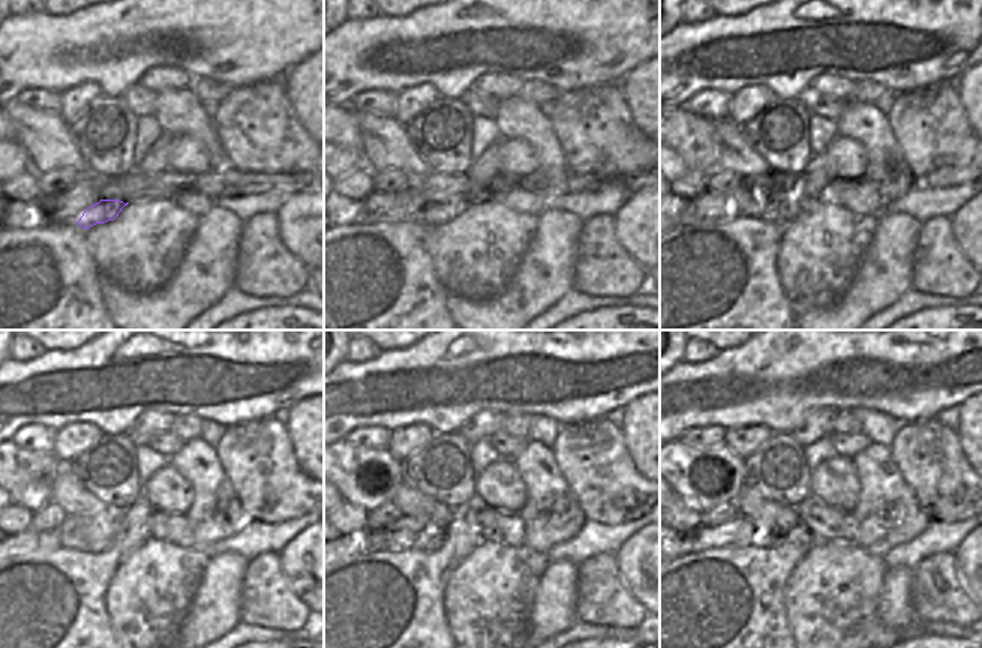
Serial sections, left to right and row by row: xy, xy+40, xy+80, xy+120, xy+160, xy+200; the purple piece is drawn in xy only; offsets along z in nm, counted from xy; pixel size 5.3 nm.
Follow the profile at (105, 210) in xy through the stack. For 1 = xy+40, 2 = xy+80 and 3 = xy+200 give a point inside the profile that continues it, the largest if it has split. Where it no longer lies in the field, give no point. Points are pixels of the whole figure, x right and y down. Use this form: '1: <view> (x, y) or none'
1: xy+40 (440, 213)
2: xy+80 (781, 212)
3: xy+200 (760, 537)

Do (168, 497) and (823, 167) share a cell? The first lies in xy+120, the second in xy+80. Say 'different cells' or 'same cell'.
different cells

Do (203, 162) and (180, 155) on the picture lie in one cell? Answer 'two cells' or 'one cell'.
one cell

